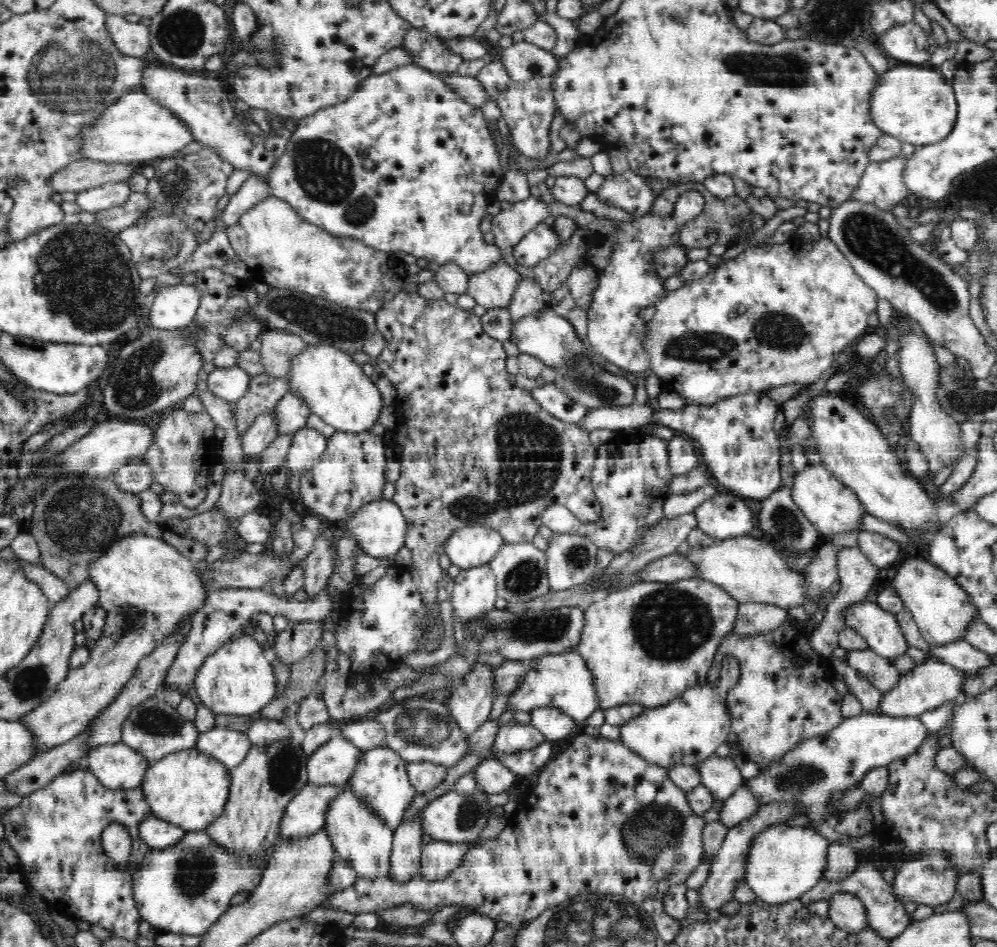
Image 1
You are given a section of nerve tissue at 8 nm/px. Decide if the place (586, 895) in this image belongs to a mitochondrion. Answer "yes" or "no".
yes

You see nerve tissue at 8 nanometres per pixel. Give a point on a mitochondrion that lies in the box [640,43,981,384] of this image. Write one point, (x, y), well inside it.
(871, 239)

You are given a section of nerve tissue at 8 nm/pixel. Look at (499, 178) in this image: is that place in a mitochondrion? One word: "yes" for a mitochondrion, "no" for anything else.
no

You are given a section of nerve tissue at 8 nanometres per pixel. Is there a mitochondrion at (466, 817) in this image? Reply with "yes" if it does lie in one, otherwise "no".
yes

